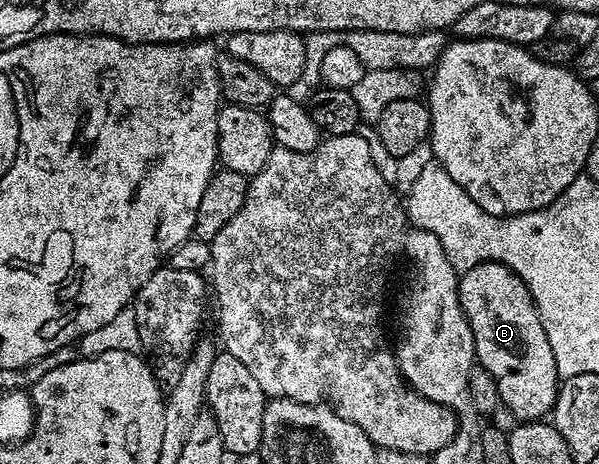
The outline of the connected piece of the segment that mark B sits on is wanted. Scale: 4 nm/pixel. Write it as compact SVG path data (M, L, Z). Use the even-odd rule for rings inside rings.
M484 261L460 274L457 294L467 323L471 327L476 364L491 371L501 396L501 405L509 408L517 416L518 422L544 418L557 402L559 378L555 367L555 355L551 355L551 343L547 343L547 331L543 331L541 316L523 279L519 279L515 271L511 271L499 261Z

